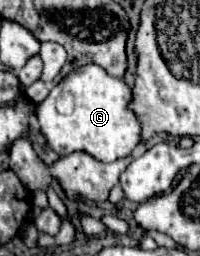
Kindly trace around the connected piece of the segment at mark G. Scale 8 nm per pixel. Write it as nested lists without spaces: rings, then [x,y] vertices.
[[[87,64],[69,72],[51,94],[35,106],[35,116],[47,146],[59,156],[87,152],[101,162],[113,162],[129,156],[139,144],[139,120],[127,108],[129,100],[131,88],[121,78],[107,76],[97,64]]]

